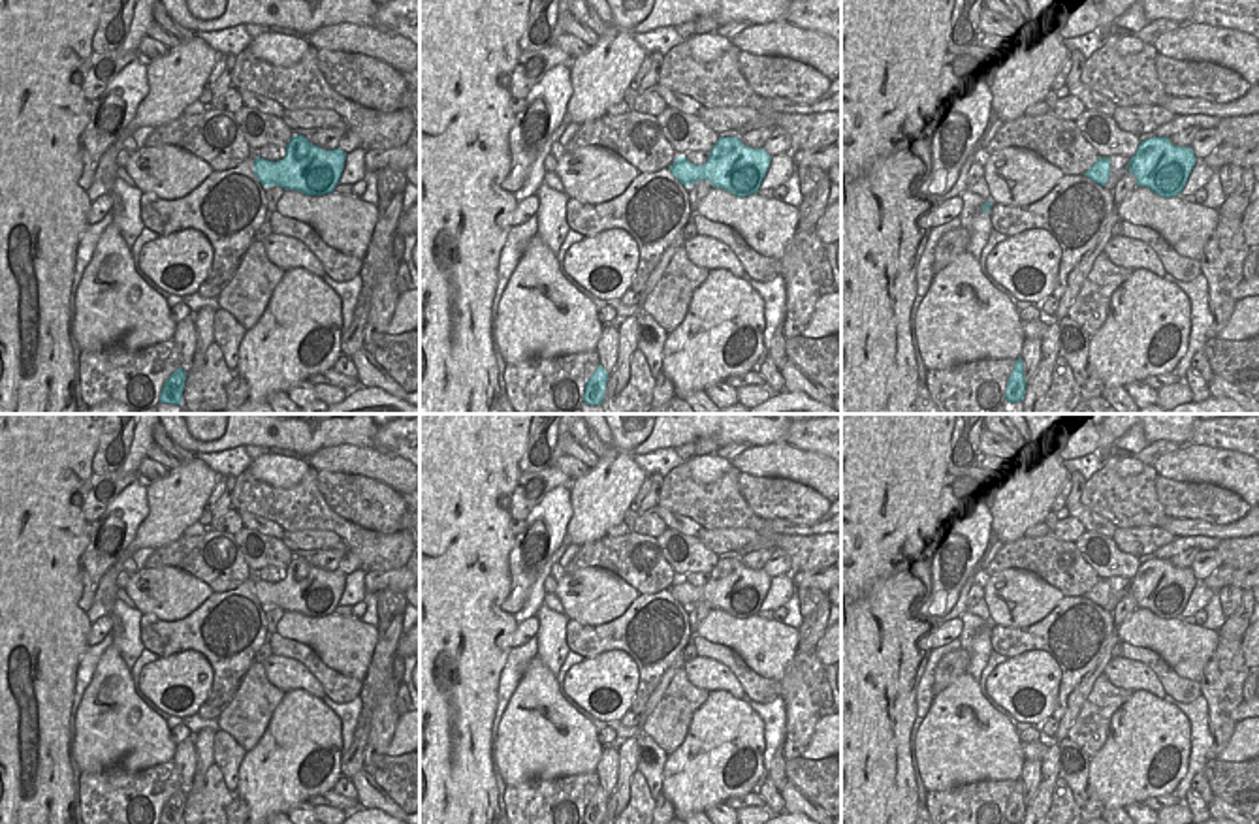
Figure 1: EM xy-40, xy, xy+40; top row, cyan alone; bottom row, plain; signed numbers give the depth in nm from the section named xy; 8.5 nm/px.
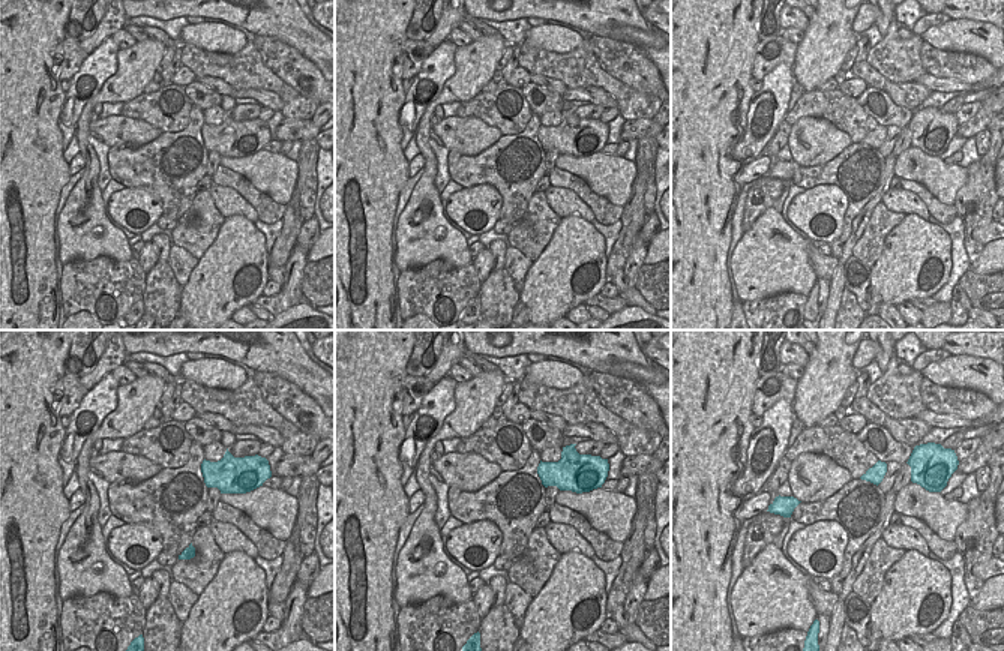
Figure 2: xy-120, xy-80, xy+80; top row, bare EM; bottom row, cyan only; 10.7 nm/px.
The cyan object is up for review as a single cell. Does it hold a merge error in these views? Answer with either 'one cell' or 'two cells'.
one cell

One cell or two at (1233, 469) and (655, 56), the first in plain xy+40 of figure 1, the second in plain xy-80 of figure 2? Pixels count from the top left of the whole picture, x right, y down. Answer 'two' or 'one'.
two

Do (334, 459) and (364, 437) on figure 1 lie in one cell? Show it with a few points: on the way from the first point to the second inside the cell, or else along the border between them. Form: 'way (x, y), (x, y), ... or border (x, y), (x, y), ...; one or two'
border (373, 446), (334, 444), (309, 456); two

